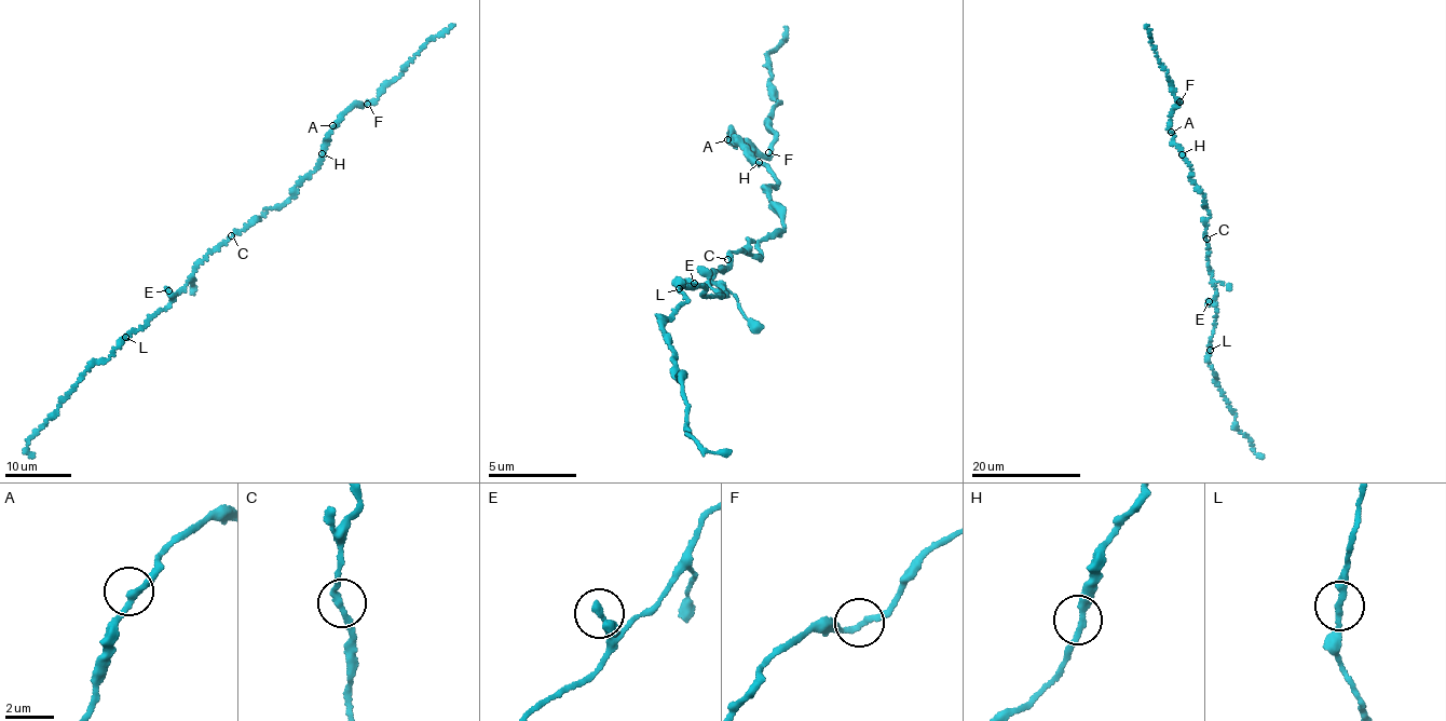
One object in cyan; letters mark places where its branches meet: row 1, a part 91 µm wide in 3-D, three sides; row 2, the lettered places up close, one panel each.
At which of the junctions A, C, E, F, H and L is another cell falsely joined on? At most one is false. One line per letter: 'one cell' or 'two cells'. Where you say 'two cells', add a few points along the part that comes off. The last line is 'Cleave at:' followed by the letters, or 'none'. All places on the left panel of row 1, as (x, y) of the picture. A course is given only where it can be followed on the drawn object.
A: one cell
C: one cell
E: one cell
F: one cell
H: one cell
L: one cell
Cleave at: none

